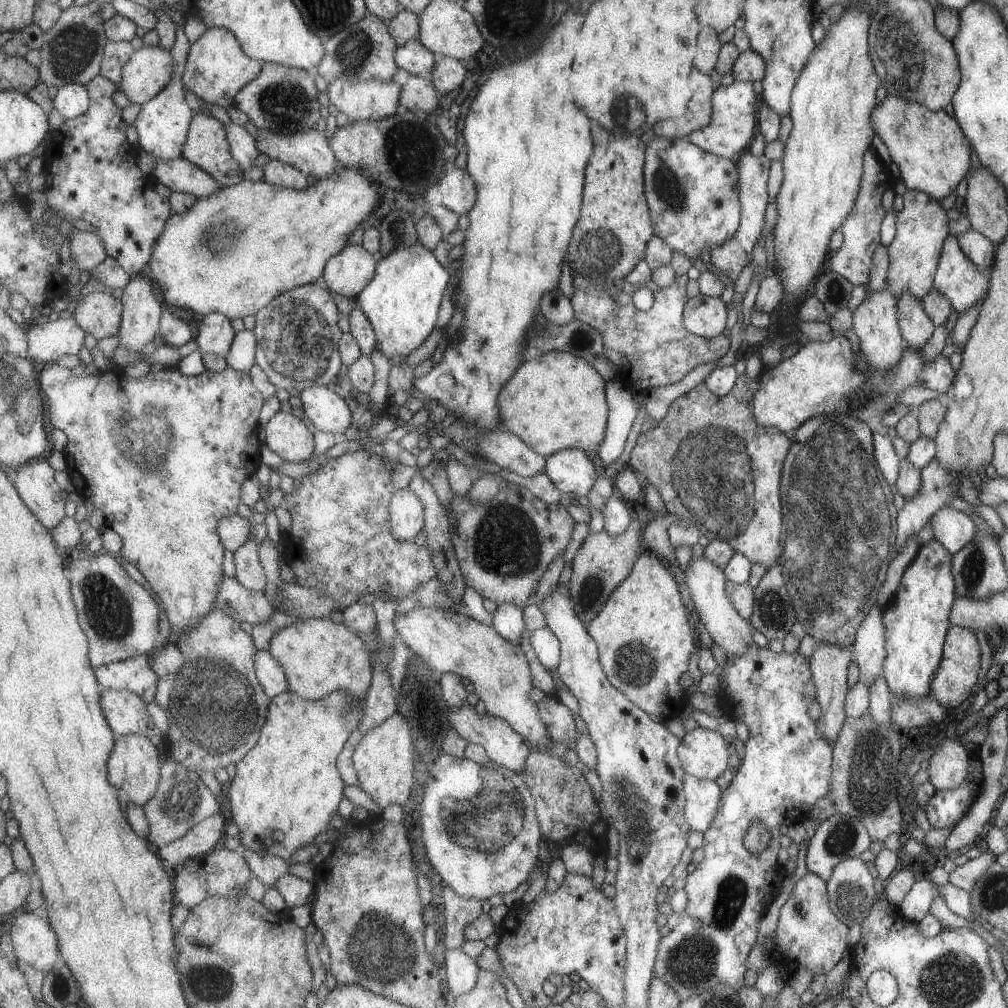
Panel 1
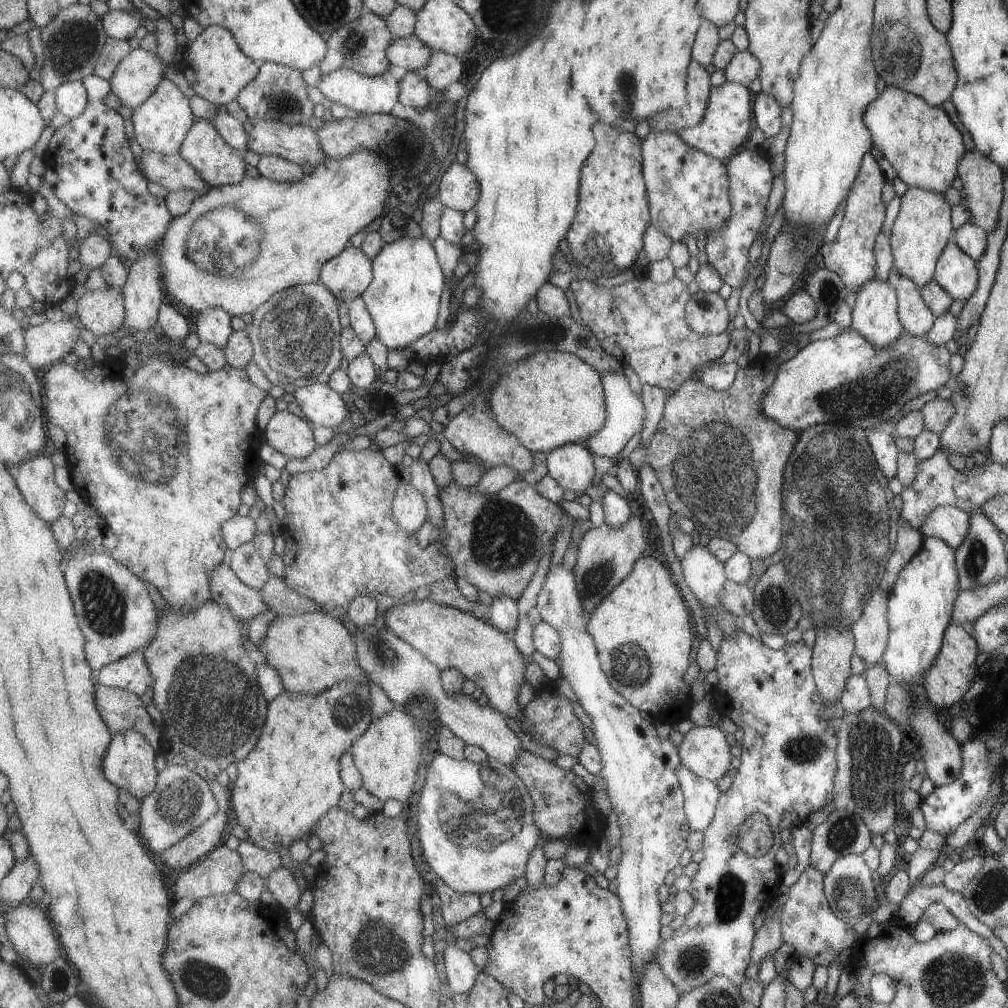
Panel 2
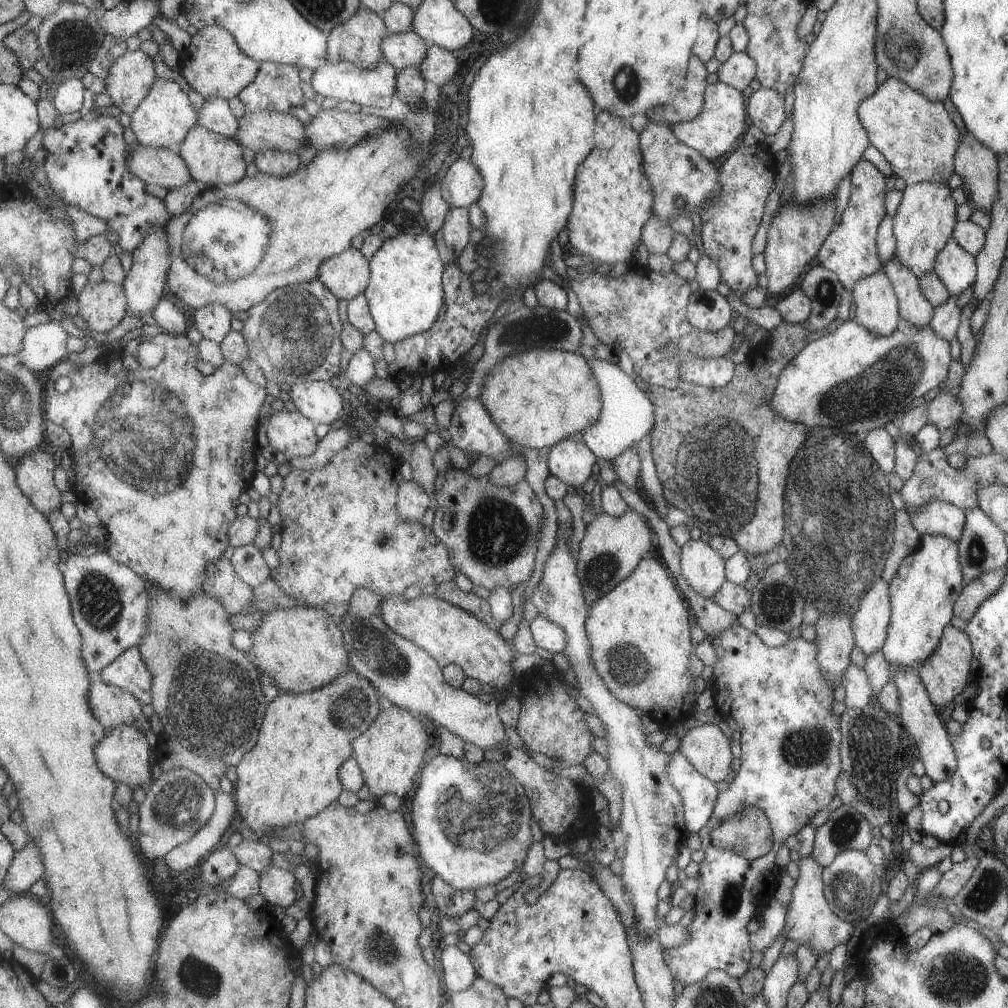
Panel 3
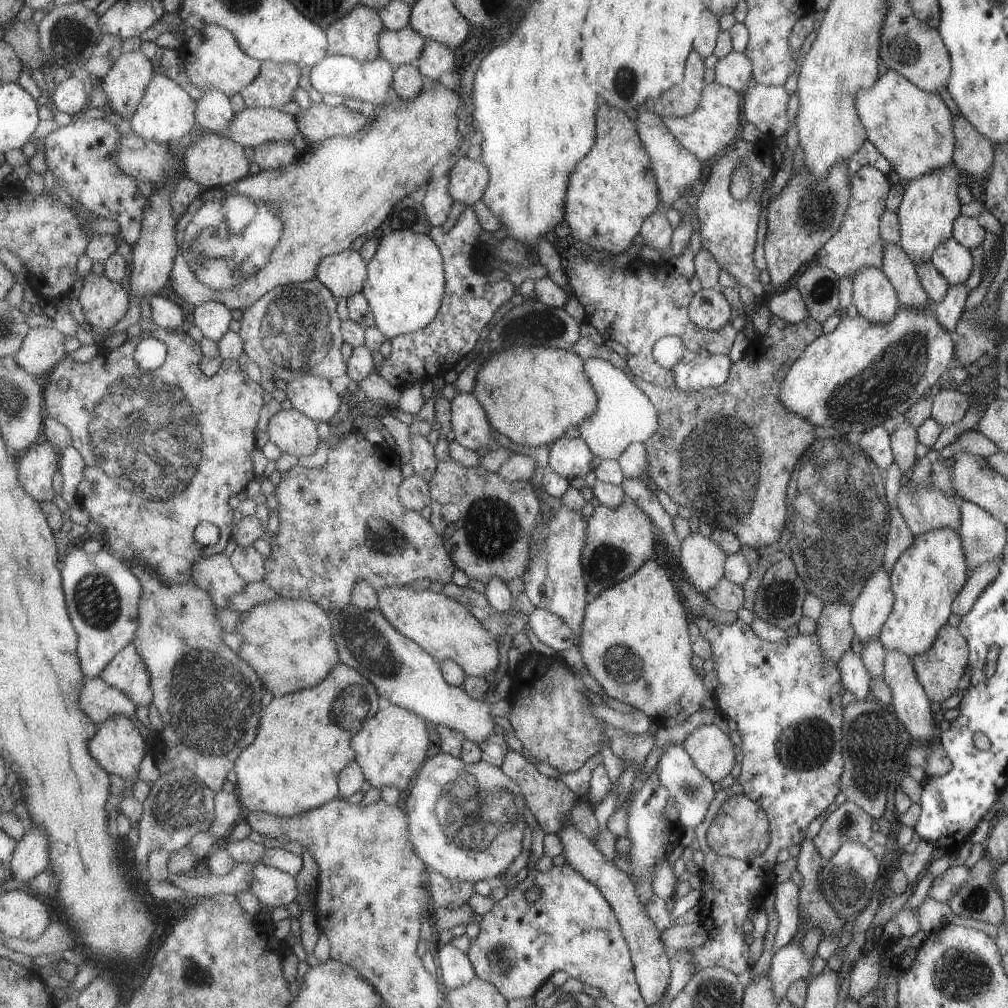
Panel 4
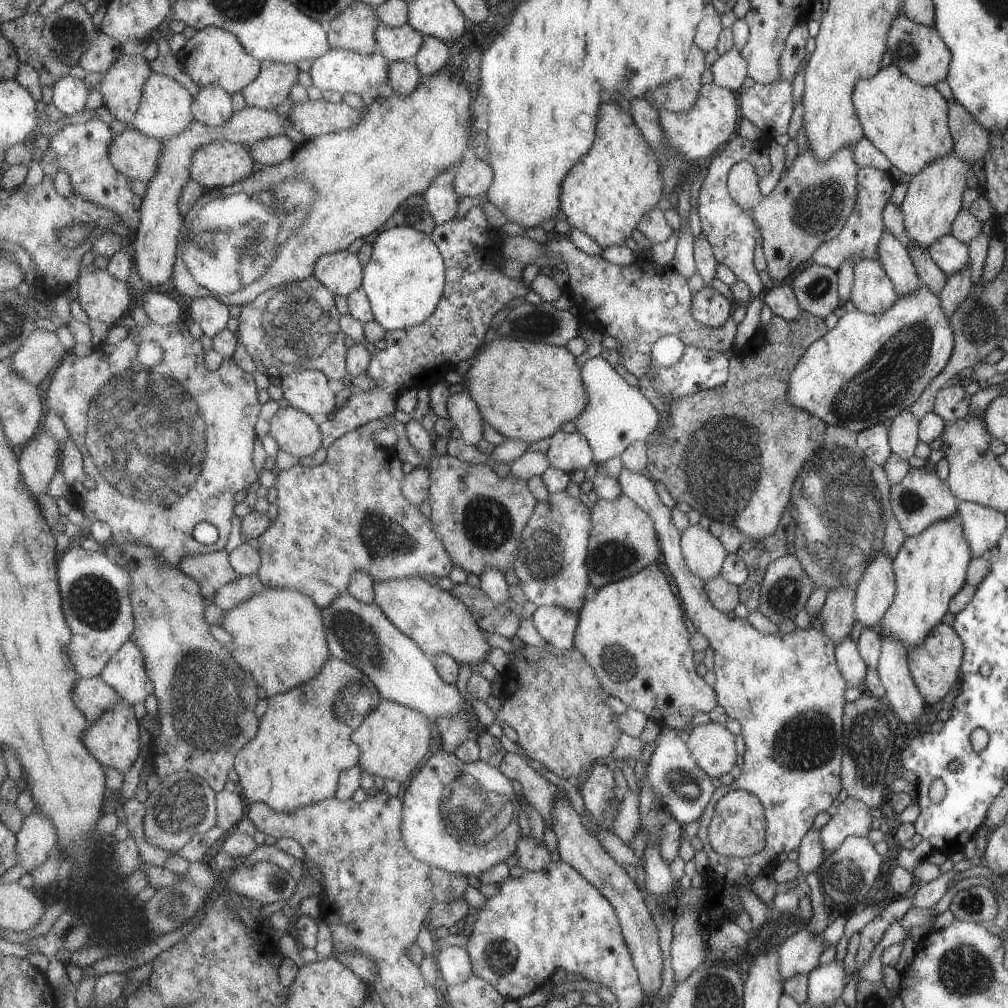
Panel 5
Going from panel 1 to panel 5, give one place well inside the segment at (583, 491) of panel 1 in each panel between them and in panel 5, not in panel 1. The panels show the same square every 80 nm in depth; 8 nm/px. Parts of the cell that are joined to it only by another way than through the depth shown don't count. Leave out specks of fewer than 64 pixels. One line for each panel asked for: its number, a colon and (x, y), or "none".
2: (571, 465)
3: (572, 462)
4: (570, 458)
5: (566, 451)

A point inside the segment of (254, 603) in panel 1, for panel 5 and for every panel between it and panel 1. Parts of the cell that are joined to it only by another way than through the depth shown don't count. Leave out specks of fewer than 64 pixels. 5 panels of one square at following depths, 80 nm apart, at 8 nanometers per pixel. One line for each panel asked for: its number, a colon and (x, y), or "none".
2: (227, 588)
3: (222, 581)
4: (216, 574)
5: (212, 571)

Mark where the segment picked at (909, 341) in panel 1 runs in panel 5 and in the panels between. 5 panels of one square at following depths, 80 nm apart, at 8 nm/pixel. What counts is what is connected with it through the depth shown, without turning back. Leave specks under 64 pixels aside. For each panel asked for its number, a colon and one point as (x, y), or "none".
2: (917, 319)
3: (913, 306)
4: (897, 266)
5: (893, 254)

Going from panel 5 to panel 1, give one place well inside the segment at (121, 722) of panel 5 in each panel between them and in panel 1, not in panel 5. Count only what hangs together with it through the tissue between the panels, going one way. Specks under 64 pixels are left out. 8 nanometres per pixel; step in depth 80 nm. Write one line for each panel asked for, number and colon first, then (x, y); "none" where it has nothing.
1: (135, 766)
2: (130, 759)
3: (124, 753)
4: (118, 745)

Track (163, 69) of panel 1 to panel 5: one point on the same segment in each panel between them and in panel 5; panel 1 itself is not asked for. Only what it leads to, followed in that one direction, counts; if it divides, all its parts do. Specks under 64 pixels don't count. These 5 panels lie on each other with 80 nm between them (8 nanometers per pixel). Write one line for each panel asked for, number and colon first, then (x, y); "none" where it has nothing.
2: (138, 76)
3: (131, 77)
4: (125, 86)
5: (122, 86)

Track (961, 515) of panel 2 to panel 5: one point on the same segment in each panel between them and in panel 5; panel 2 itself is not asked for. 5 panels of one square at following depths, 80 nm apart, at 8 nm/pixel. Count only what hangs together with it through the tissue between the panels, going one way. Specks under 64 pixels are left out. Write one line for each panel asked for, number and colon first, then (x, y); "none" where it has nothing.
3: (935, 516)
4: (924, 507)
5: (920, 498)

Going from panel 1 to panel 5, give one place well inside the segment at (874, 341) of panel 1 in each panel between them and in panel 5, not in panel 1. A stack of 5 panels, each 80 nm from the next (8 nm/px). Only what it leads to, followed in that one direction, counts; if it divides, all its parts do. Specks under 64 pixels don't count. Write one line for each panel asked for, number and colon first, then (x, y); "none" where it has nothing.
2: (874, 315)
3: (876, 305)
4: (874, 297)
5: (872, 291)

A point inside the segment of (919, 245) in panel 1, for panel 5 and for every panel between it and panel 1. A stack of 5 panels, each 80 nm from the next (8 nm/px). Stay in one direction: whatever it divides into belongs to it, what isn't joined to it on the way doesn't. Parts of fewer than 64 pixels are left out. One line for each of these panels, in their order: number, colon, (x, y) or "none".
2: (918, 234)
3: (922, 224)
4: (929, 204)
5: (933, 197)

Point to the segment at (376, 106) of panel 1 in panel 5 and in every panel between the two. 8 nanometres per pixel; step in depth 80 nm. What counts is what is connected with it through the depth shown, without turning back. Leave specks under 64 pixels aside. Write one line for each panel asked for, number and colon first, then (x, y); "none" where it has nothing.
2: (360, 94)
3: (343, 80)
4: (343, 75)
5: (344, 71)

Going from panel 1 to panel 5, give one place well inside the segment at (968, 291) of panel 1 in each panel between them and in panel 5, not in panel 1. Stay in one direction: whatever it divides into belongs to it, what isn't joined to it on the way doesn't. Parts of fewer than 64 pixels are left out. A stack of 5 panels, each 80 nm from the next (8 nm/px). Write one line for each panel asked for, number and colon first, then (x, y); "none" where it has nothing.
2: (956, 273)
3: (957, 268)
4: (953, 260)
5: (950, 254)

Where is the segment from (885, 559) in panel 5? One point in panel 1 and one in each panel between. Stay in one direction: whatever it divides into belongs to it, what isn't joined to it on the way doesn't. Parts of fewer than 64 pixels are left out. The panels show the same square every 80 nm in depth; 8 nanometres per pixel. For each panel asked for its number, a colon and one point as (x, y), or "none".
1: (868, 649)
2: (870, 632)
3: (868, 623)
4: (869, 610)

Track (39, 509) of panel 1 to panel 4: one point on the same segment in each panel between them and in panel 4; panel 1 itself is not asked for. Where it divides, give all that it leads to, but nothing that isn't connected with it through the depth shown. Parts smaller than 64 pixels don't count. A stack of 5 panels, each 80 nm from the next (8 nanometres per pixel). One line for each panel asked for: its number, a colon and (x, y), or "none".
2: (36, 478)
3: (36, 472)
4: (38, 465)

